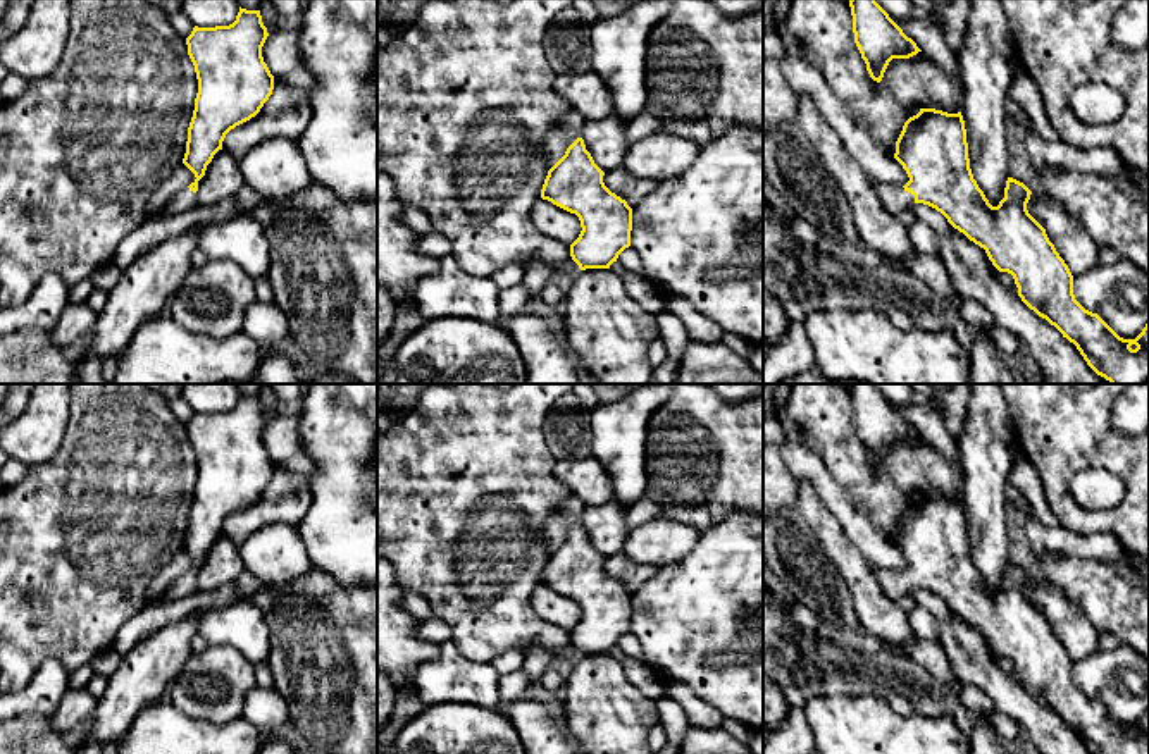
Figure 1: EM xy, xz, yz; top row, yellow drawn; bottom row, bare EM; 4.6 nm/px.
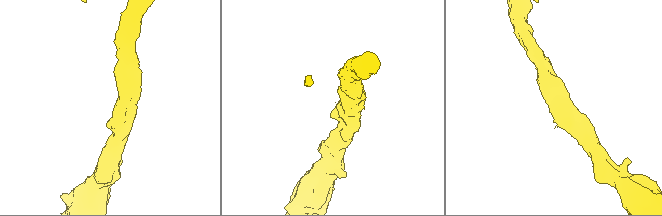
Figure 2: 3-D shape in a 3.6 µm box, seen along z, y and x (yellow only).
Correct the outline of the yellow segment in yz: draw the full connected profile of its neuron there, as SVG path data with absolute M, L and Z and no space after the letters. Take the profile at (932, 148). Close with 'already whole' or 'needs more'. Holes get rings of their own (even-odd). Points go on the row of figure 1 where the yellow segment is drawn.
M920 108L904 122L894 158L910 181L899 188L879 188L879 196L892 215L910 210L915 203L935 208L954 229L984 248L999 272L1013 275L1022 301L1073 343L1097 375L1111 384L1149 384L1149 322L1135 339L1123 339L1097 313L1085 310L1075 300L1068 265L1049 241L1046 229L1027 210L1032 191L1023 182L1008 177L1004 198L992 207L978 188L970 169L961 112Z; needs more

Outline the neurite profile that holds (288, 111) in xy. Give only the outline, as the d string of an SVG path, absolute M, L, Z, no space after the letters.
M276 83L260 112L231 129L222 141L222 148L239 162L250 148L265 139L277 136L298 139L310 119L310 90Z

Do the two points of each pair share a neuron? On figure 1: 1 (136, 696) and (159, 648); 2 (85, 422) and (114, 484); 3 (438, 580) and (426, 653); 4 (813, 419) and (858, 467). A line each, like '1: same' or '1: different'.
1: same
2: same
3: different
4: same

